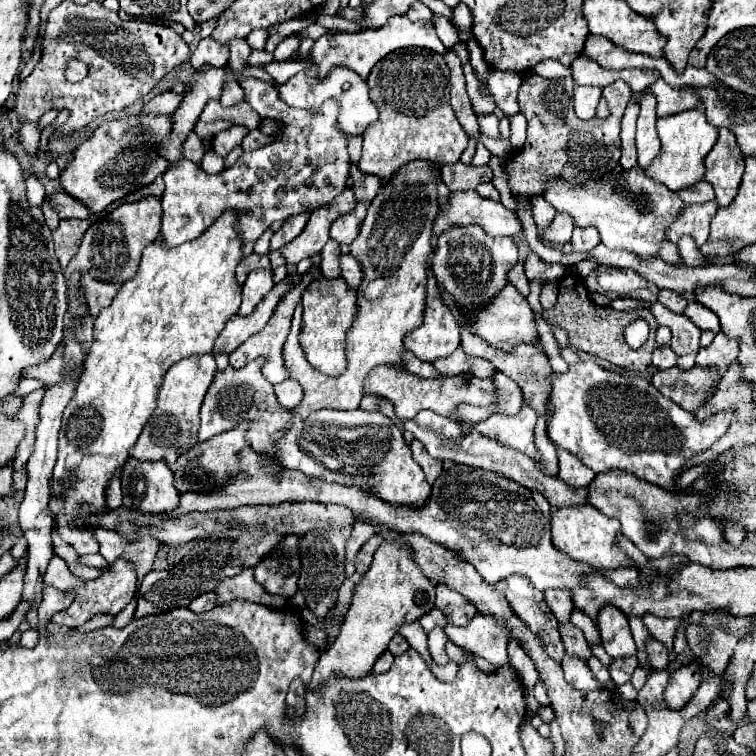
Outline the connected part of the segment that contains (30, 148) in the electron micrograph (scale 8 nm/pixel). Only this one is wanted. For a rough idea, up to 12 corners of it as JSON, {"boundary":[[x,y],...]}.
{"boundary":[[36,122],[20,126],[18,140],[28,156],[38,154]]}

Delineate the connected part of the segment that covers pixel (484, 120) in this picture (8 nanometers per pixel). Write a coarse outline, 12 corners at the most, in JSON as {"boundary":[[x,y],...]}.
{"boundary":[[496,114],[478,116],[480,130],[490,138],[500,136]]}

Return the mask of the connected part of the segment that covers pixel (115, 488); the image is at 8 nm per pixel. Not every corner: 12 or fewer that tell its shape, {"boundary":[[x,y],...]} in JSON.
{"boundary":[[120,470],[108,486],[108,508],[122,506]]}

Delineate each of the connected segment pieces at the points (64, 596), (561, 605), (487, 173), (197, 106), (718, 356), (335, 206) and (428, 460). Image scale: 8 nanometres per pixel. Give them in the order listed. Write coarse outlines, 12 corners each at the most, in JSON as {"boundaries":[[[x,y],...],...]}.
{"boundaries":[[[44,586],[38,632],[48,636],[52,614],[65,610],[74,592]],[[544,590],[544,600],[558,622],[574,610],[570,592]],[[472,164],[440,168],[444,184],[474,190],[492,180],[492,168]],[[202,66],[198,80],[172,116],[172,136],[160,148],[170,162],[182,146],[204,106],[222,96],[225,68]],[[722,332],[696,354],[696,366],[720,376],[738,356],[736,340]],[[346,186],[330,204],[314,210],[304,232],[280,254],[286,264],[322,252],[332,222],[352,212],[354,192]],[[414,440],[410,444],[414,460],[426,472],[426,482],[434,480],[442,472],[442,462],[428,456],[424,446]]]}

